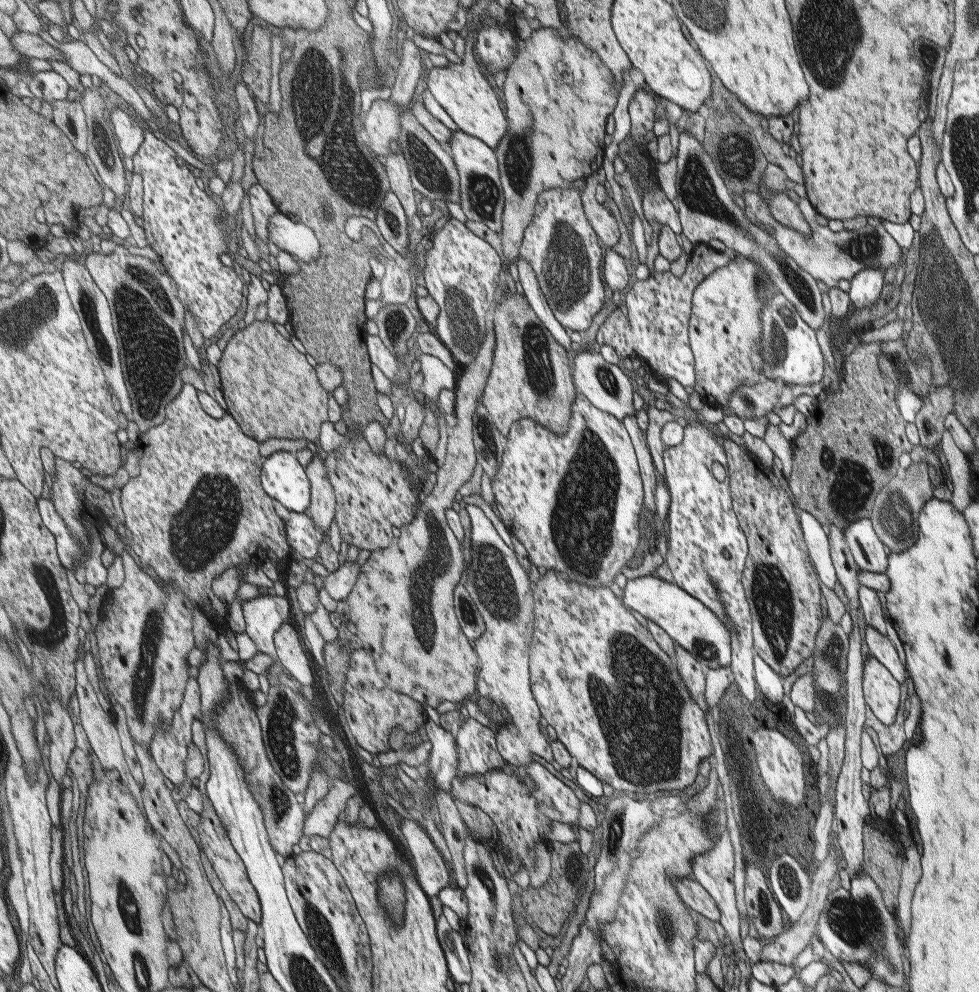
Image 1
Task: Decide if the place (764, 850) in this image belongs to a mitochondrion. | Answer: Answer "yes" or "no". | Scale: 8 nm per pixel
no

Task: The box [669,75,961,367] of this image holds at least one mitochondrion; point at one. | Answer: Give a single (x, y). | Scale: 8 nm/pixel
(699, 186)

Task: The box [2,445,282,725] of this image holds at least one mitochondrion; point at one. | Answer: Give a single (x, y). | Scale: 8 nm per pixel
(207, 525)

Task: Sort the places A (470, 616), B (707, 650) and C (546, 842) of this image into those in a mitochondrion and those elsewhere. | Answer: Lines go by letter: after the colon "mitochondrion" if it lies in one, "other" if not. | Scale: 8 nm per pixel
A: mitochondrion
B: mitochondrion
C: other

